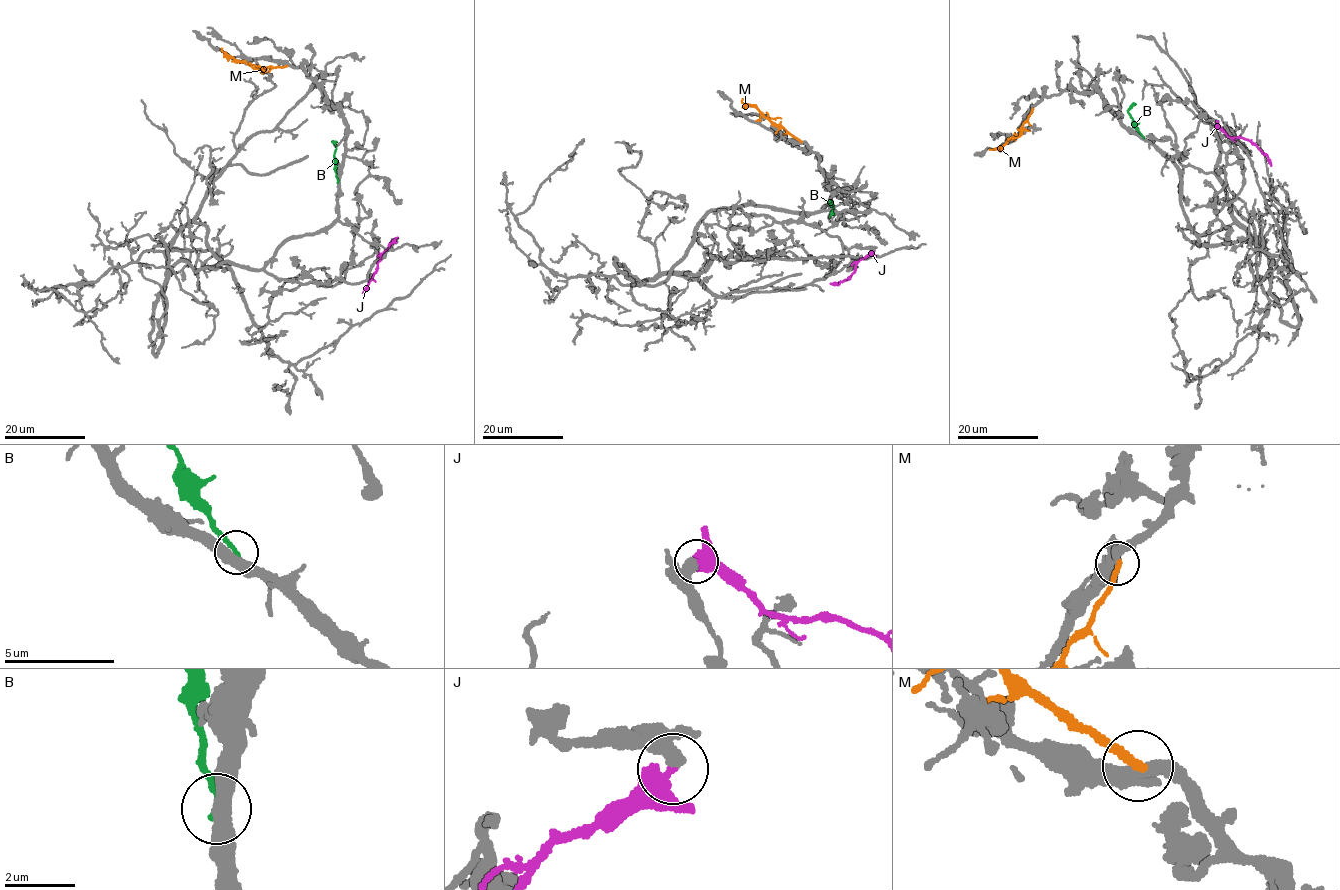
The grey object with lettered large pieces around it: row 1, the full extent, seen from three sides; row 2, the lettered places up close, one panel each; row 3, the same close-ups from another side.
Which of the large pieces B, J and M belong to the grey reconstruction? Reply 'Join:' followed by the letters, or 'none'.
Join: none

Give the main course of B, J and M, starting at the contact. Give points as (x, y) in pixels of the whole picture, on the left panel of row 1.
B: (338, 181), (335, 142), (332, 141)
J: (395, 241), (382, 253), (362, 293)
M: (286, 65), (257, 69), (233, 59), (221, 48)

